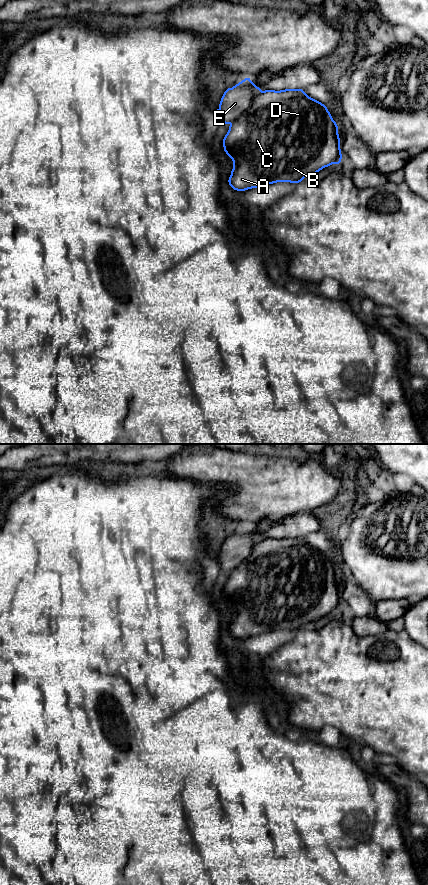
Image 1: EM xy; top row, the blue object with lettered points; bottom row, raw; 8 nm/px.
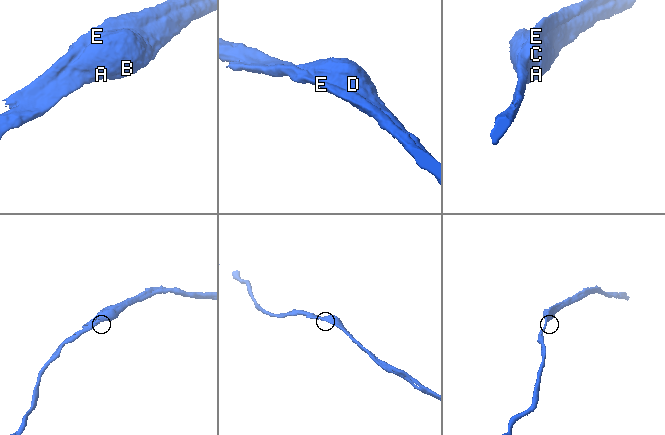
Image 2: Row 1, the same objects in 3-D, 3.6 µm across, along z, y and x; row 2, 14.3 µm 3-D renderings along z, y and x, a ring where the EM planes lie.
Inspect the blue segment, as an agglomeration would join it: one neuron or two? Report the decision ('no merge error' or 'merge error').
no merge error

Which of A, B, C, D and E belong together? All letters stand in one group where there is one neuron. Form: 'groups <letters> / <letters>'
groups A B C D E

